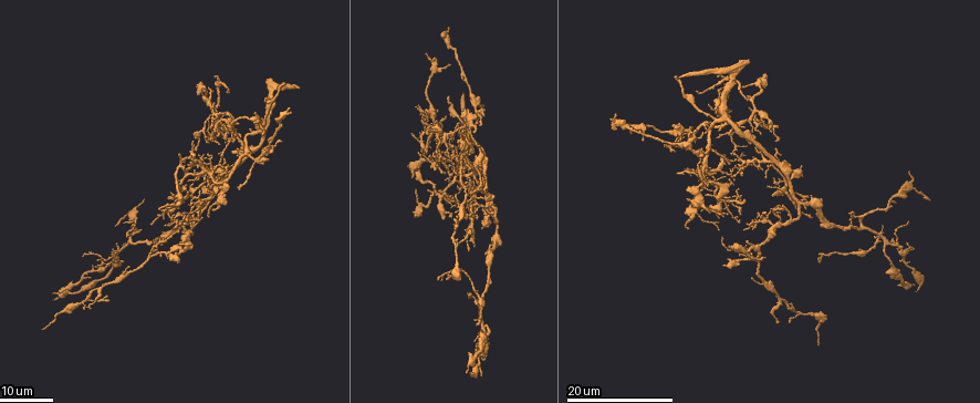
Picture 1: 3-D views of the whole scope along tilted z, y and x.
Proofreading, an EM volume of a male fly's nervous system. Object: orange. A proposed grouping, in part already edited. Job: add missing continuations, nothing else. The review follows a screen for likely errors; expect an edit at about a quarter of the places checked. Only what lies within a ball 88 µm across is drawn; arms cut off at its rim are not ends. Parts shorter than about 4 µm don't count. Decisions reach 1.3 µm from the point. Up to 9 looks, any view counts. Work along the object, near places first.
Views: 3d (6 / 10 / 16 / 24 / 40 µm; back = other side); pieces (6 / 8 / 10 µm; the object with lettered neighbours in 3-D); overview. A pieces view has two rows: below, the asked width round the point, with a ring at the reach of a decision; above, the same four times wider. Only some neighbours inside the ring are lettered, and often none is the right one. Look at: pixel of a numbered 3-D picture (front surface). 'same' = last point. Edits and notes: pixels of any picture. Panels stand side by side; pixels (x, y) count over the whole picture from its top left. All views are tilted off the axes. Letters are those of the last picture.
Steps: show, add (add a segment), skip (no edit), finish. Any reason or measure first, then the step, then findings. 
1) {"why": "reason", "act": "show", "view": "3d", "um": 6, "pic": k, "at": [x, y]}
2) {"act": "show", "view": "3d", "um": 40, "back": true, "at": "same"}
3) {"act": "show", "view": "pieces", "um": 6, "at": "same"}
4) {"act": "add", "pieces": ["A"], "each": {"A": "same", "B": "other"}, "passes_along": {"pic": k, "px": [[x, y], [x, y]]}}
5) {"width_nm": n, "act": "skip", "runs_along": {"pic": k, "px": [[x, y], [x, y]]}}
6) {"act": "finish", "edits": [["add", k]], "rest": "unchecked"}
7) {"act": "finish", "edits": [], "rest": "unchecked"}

{"why": "tapers out", "act": "show", "view": "3d", "um": 24, "pic": 1, "at": [237, 149]}

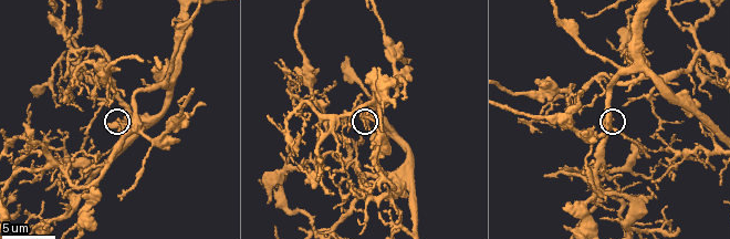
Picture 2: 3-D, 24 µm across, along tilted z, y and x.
{"why": "what lies round it", "act": "show", "view": "pieces", "um": 8, "pic": 2, "at": [119, 119]}

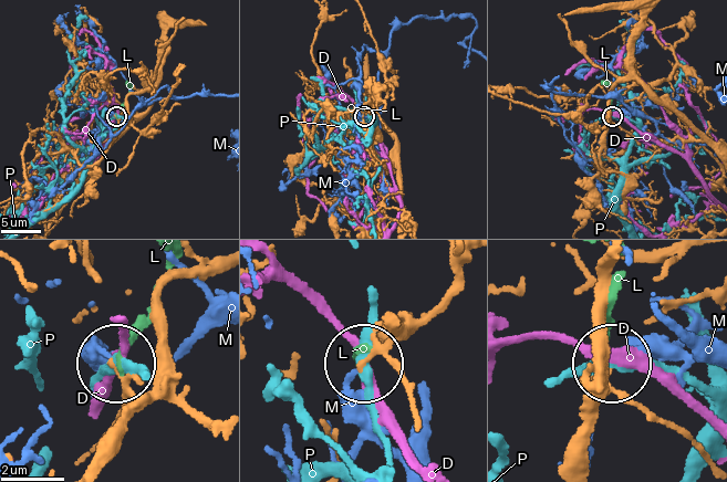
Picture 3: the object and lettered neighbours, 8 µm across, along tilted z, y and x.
{"width_nm": 130, "act": "skip", "each": {"D": "other", "L": "other", "M": "other", "P": "other"}, "found": "no lettered segment goes on from it"}

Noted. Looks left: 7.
{"why": "tapers out", "act": "show", "view": "pieces", "um": 8, "pic": 2, "at": [334, 81]}

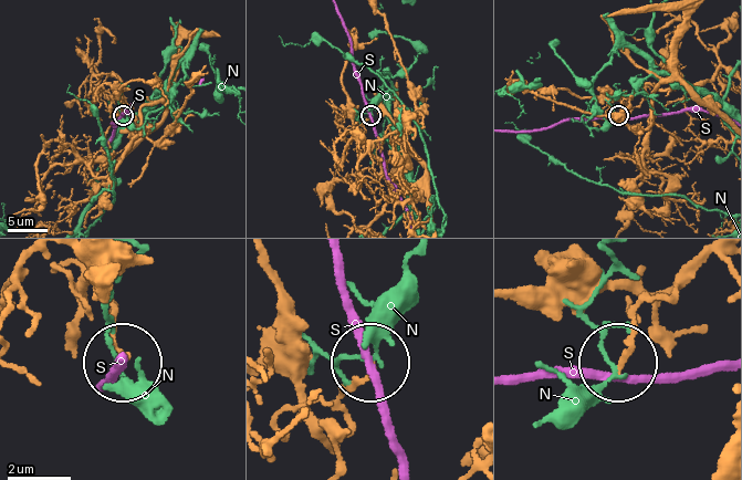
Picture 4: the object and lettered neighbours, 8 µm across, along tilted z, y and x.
{"act": "skip", "each": {"N": "other", "S": "other"}, "runs_along": {"pic": 4, "px": [[701, 262], [635, 315], [620, 357]]}, "found": "none of them fits"}

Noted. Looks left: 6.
{"why": "branch stops here", "act": "show", "view": "3d", "um": 16, "pic": 1, "at": [427, 132]}

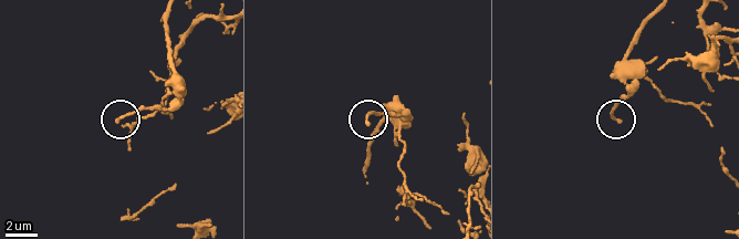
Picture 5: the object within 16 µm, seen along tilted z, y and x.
{"act": "show", "view": "pieces", "um": 10, "pic": 5, "at": [367, 124]}

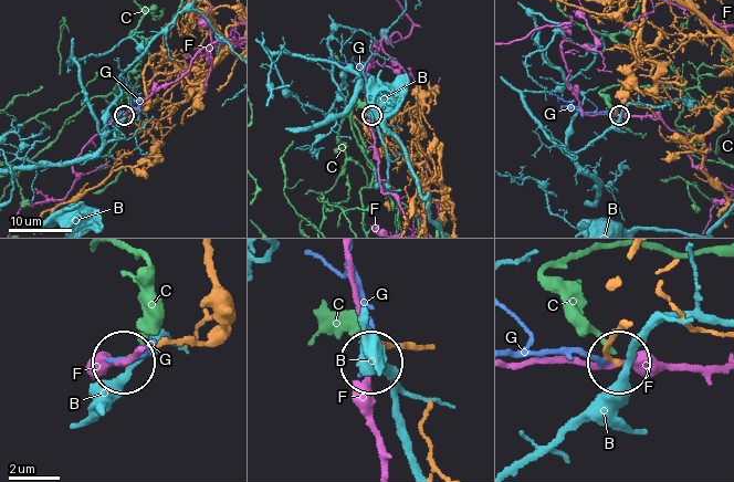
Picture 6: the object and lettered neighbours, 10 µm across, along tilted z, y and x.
{"act": "skip", "each": {"B": "other", "C": "other", "F": "other", "G": "other"}, "found": "none of them fits"}

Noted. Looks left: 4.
{"why": "an open end", "act": "show", "view": "3d", "um": 24, "pic": 1, "at": [738, 212]}

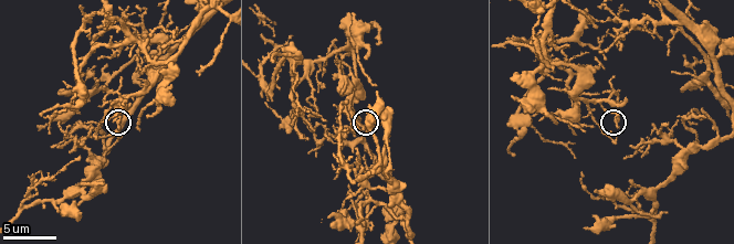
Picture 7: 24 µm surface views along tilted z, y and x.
{"why": "see the neighbours", "act": "show", "view": "pieces", "um": 8, "pic": 7, "at": [617, 125]}

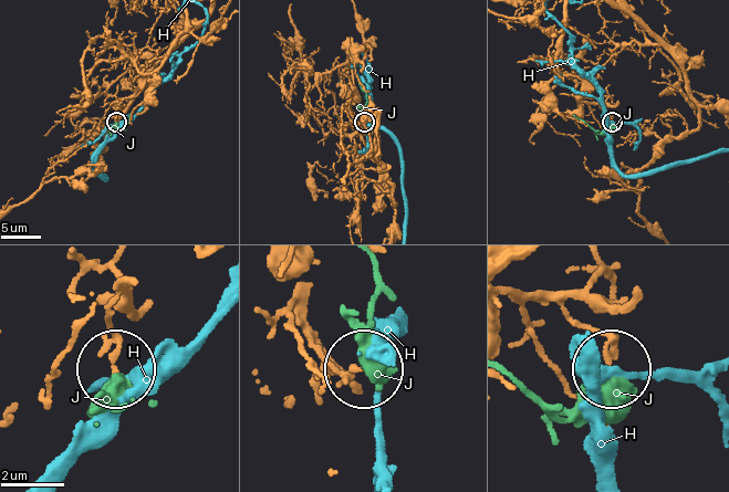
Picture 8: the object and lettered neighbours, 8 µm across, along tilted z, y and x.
{"width_nm": 160, "act": "skip", "each": {"H": "other", "J": "other"}, "runs_along": {"pic": 8, "px": [[131, 282], [118, 289], [111, 312], [115, 365]]}, "found": "none of them fits"}

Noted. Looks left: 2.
{"act": "finish", "edits": [], "rest": "unchecked"}

